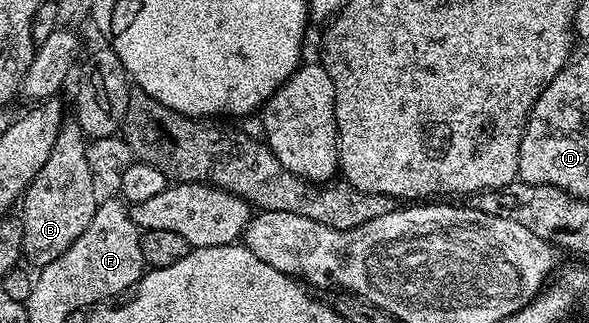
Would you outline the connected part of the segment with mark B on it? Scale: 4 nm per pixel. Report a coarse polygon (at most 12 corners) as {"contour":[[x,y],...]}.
{"contour":[[62,123],[19,200],[24,262],[45,267],[91,225],[87,137]]}

